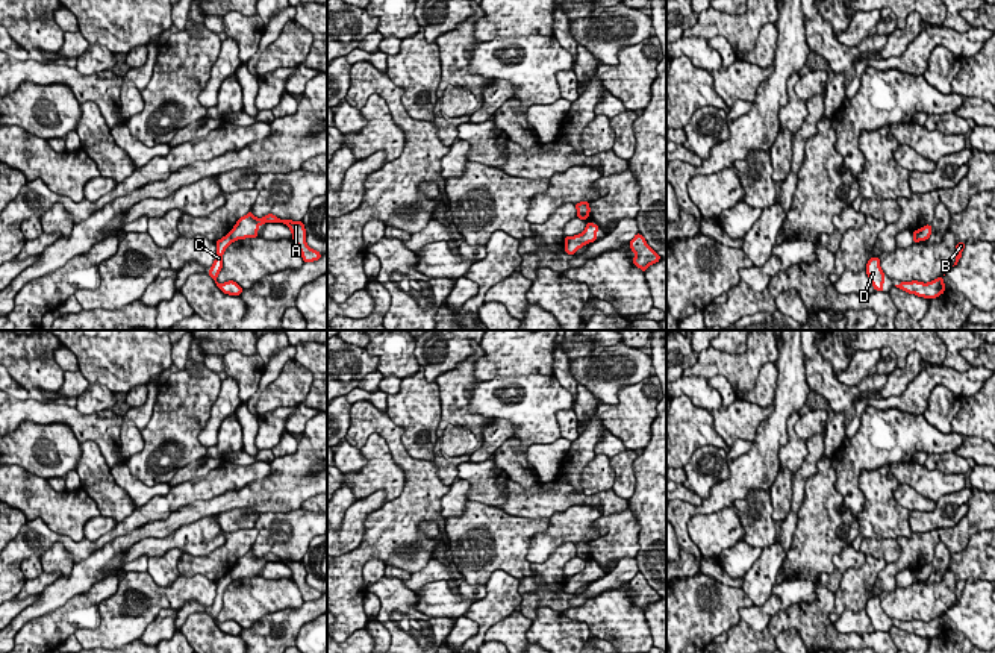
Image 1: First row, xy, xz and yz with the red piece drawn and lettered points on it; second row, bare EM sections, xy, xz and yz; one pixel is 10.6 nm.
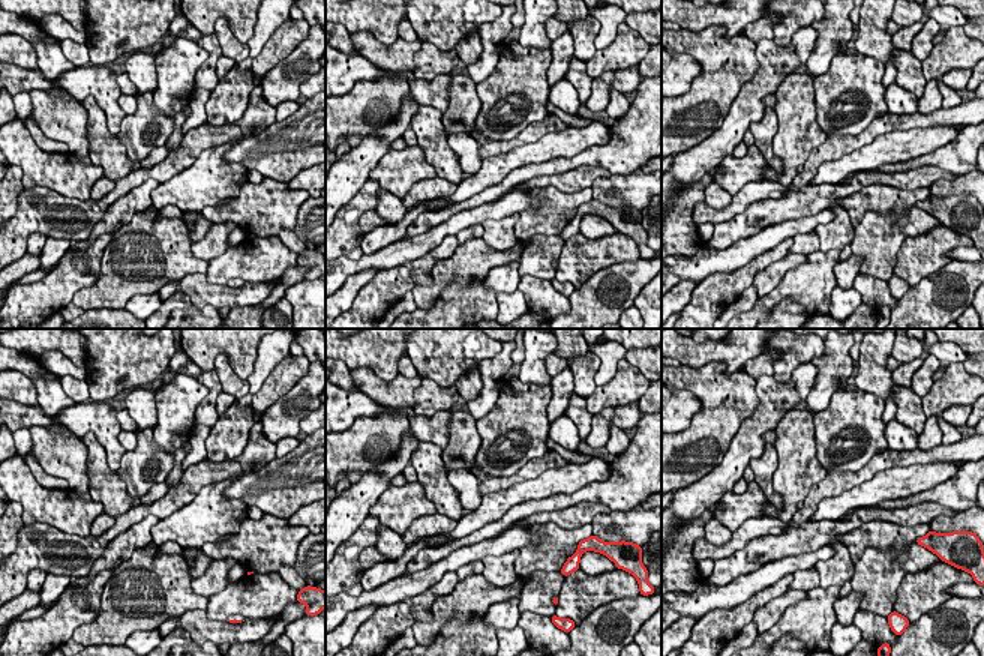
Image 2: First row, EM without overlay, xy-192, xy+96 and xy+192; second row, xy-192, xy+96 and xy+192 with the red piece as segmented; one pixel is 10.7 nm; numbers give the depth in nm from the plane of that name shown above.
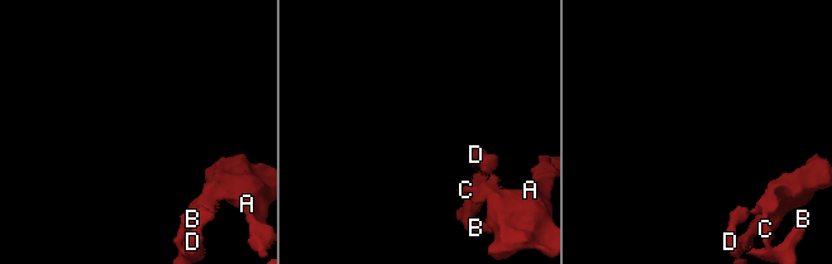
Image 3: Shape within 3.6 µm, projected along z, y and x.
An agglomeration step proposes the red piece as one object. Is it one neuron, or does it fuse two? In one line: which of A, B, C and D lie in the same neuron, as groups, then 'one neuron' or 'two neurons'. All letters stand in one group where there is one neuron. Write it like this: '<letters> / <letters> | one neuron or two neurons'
A / B C D | two neurons

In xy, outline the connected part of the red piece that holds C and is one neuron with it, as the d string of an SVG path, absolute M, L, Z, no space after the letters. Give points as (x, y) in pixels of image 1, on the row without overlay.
M229 573L215 582L217 583L217 595L215 595L215 600L207 612L224 633L241 635L241 632L244 629L236 621L233 621L233 620L229 620L224 623L217 621L217 617L218 617L220 611L223 609L223 594L232 582L233 582L233 579L230 577Z

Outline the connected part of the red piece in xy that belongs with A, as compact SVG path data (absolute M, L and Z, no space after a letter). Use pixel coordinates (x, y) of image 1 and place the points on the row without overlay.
M251 550L247 555L241 556L233 568L230 570L230 577L233 580L245 579L245 577L257 577L257 567L265 562L283 562L291 568L292 579L297 583L303 601L313 601L318 600L323 594L306 583L306 568L303 561L292 561L292 559L280 559L273 553L268 553L262 558L256 558Z

